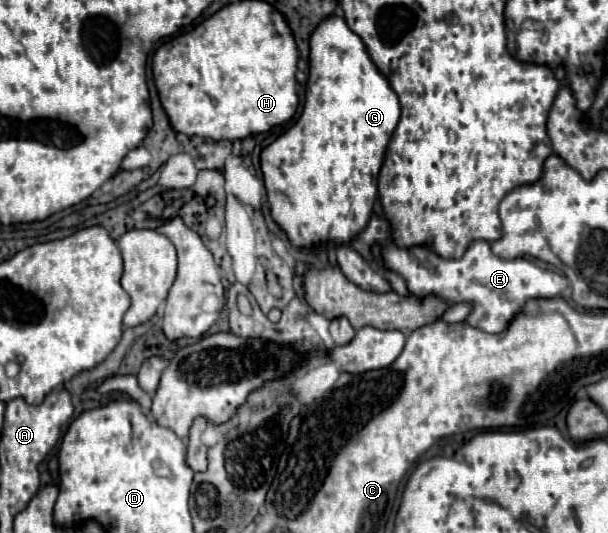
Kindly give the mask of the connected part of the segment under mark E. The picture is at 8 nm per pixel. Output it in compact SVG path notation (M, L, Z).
M371 217L365 231L351 243L351 247L361 253L367 261L373 261L371 257L371 245L381 243L383 245L383 259L385 267L397 271L405 281L407 289L419 297L423 295L439 295L447 303L461 303L469 301L473 303L473 311L467 317L467 323L473 327L479 327L487 333L501 333L509 321L521 311L527 299L533 297L559 297L561 291L569 285L565 275L559 275L549 269L541 269L529 259L501 259L491 251L491 245L487 241L473 241L461 259L443 259L429 251L427 247L409 247L401 249L391 241L391 227L385 219Z

